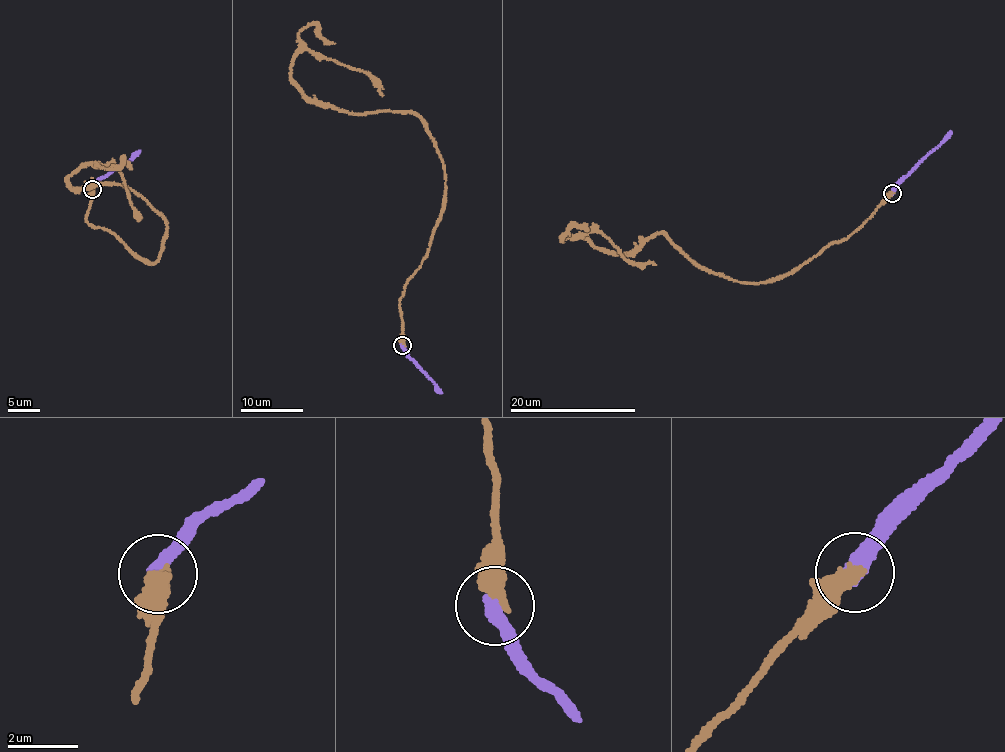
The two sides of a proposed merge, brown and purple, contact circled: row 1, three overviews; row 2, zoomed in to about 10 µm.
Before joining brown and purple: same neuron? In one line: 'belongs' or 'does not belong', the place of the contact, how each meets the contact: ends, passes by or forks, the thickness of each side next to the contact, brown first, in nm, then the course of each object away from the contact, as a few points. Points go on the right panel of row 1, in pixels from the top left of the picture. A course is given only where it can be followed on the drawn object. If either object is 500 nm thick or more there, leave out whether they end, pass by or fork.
does not belong; at (892, 193); 500 nm thick on the brown side, 480 nm on the other; brown runs (892, 193), (846, 238), (758, 283), (700, 267), (661, 232), (612, 253), (582, 235), (656, 264); purple runs (892, 193), (938, 148), (950, 130)

